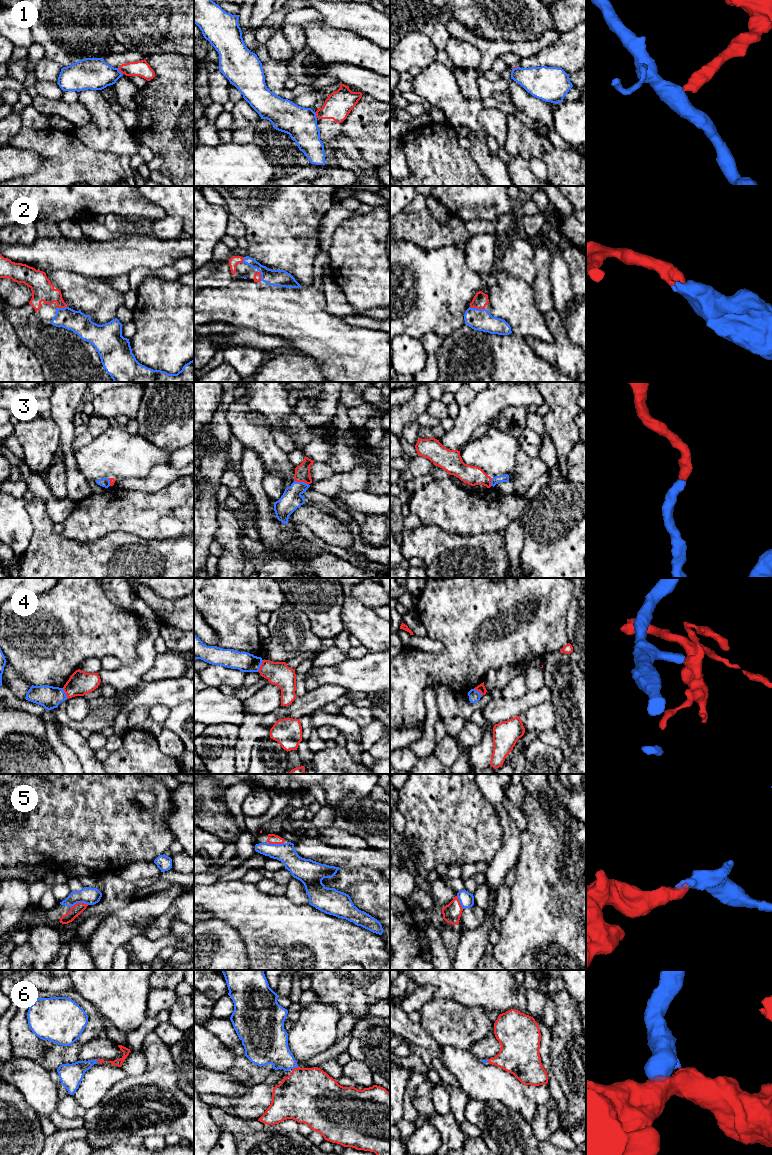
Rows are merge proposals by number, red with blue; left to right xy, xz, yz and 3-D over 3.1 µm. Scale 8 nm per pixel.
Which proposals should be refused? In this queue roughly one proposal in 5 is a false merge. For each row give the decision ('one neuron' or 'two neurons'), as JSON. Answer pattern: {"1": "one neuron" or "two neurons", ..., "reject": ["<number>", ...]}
{"1": "two neurons", "2": "one neuron", "3": "one neuron", "4": "two neurons", "5": "one neuron", "6": "one neuron", "reject": ["1", "4"]}

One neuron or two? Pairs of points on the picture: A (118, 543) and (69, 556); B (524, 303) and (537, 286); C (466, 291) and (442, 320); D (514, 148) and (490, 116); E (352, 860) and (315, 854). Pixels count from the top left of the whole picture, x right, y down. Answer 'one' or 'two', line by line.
A: one
B: two
C: one
D: two
E: one

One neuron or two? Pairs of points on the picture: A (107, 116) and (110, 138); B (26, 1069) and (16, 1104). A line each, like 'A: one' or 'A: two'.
A: one
B: two

